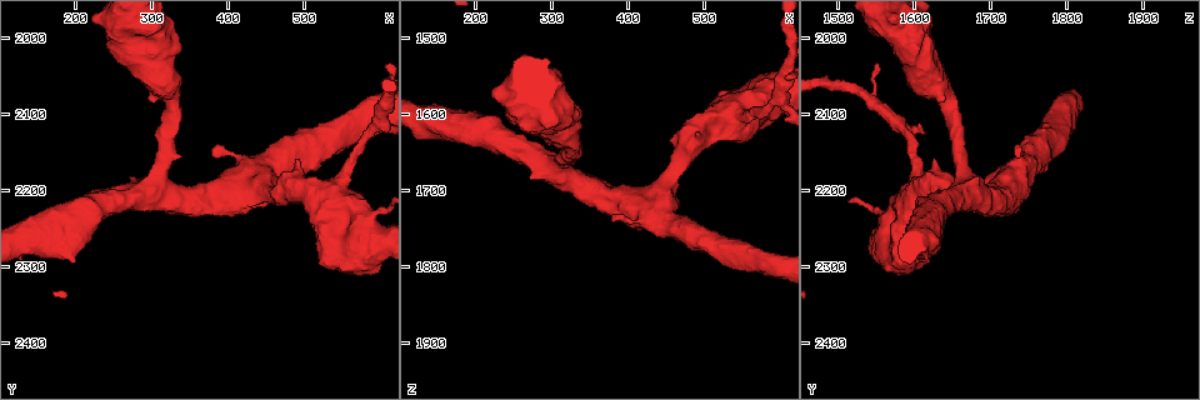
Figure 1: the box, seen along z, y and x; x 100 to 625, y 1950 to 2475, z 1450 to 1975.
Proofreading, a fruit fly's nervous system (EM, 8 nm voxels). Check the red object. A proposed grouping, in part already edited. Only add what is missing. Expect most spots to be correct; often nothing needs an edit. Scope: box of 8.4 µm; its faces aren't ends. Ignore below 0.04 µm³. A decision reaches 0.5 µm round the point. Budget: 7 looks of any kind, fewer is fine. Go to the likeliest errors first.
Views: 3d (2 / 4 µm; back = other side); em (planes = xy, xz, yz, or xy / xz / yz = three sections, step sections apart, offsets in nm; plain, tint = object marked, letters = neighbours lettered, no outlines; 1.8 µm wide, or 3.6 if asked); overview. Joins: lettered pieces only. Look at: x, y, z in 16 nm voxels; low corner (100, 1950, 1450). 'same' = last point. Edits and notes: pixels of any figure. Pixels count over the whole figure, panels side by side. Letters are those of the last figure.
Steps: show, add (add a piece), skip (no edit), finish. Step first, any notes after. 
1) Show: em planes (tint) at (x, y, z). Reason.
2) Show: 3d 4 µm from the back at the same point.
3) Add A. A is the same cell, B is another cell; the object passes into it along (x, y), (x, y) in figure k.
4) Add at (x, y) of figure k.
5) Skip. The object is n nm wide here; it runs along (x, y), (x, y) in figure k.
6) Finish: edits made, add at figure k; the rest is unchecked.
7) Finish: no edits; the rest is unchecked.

Show: 3d 2 µm at (440, 2205, 1700). Looks like a crossing.

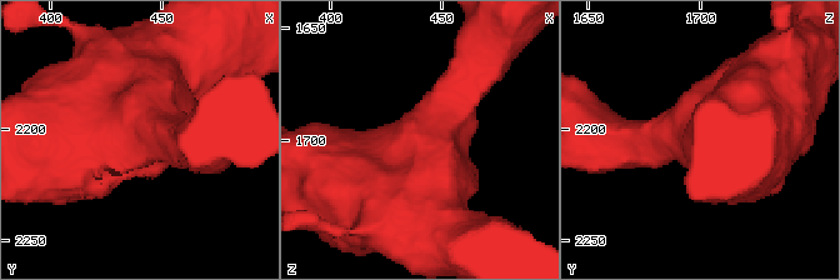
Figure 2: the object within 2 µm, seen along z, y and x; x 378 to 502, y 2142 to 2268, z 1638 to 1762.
Show: em planes (tint) at (440, 2202, 1700). 4 arms meet here.

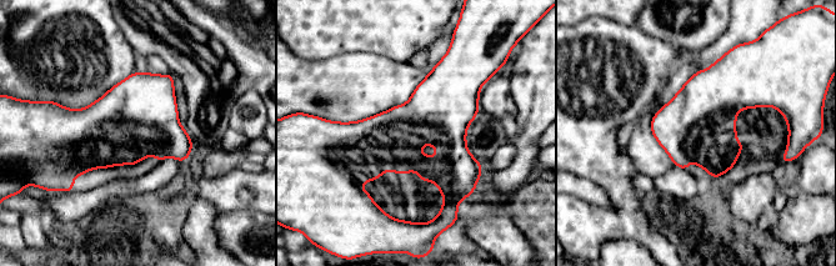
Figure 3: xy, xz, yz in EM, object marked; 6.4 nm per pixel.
Show: em planes (letters) at the same point. See the neighbours.

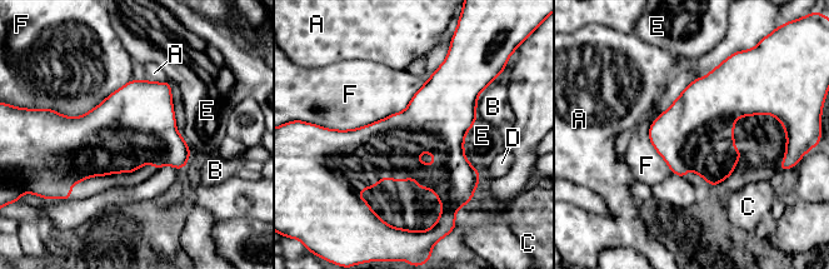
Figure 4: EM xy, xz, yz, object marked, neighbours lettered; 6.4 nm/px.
Skip. The longest contact is with F, 900 nm; A, B, C, D, E and F are other cells; a border runs along (445, 58), (403, 110), (328, 129) in figure 4; none of them fits.

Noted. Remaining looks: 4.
Show: 3d 4 µm at (320, 2065, 1635). Thick turns thin.

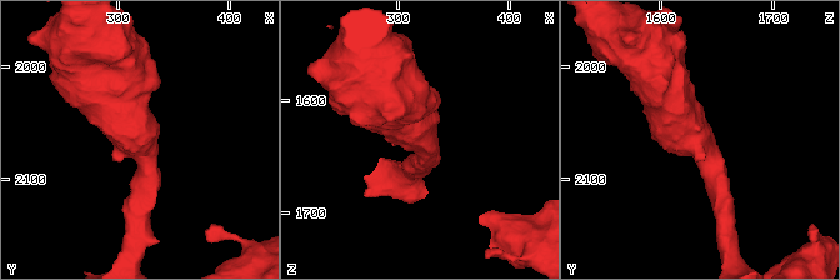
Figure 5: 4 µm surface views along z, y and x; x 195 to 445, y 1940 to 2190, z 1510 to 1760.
Show: em planes (letters) at (322, 2070, 1636). The arms are 300, 750 nm wide; need the tissue.

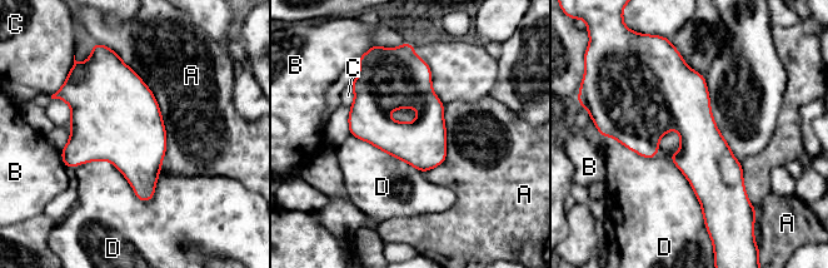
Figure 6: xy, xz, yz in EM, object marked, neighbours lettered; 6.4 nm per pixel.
Skip. The longest contact is with A, 850 nm; A, B, C and D are other cells; none of them fits.

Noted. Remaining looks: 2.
Finish: no edits; the rest is unchecked.

